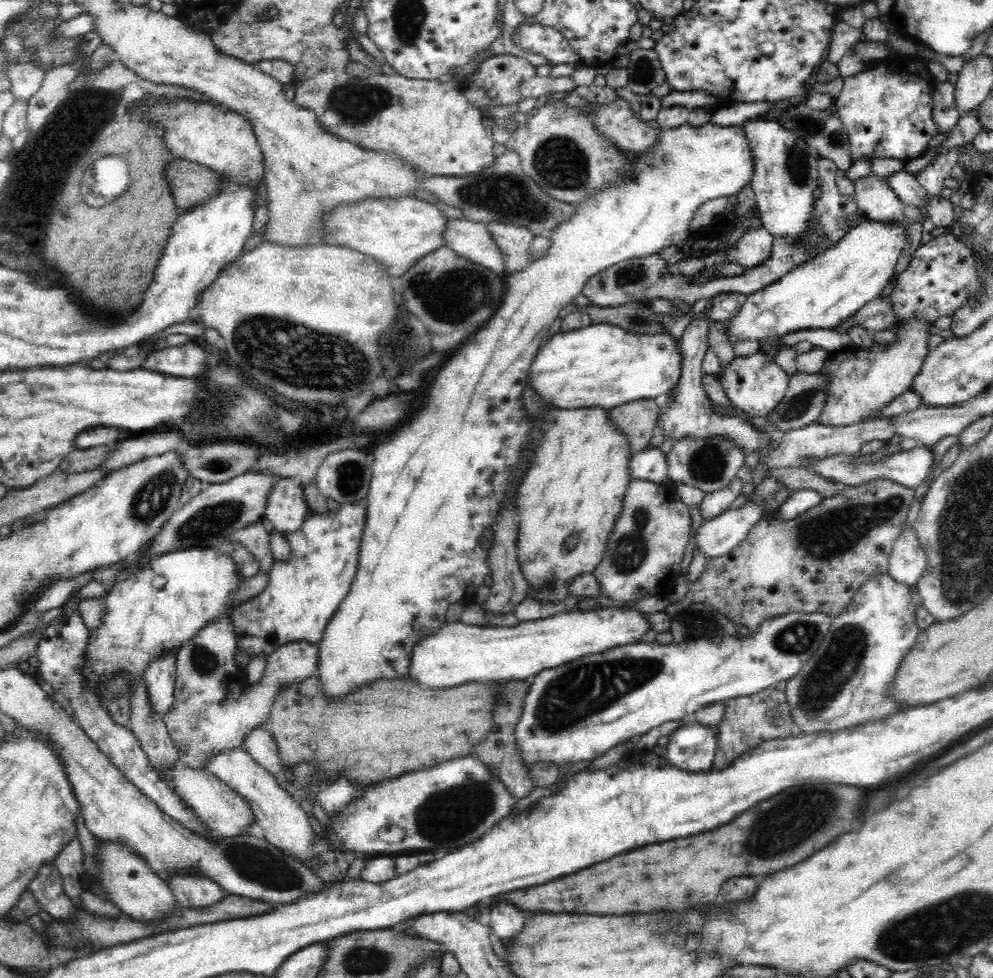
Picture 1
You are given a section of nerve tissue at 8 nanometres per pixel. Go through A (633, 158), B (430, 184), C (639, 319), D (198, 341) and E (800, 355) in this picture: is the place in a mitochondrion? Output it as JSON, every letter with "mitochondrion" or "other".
{"A":"other","B":"other","C":"mitochondrion","D":"other","E":"other"}

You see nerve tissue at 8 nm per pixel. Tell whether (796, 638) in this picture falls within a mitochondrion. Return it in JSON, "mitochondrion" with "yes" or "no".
{"mitochondrion":"yes"}

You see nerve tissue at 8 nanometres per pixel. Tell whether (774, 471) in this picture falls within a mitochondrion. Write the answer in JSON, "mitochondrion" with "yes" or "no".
{"mitochondrion":"no"}

